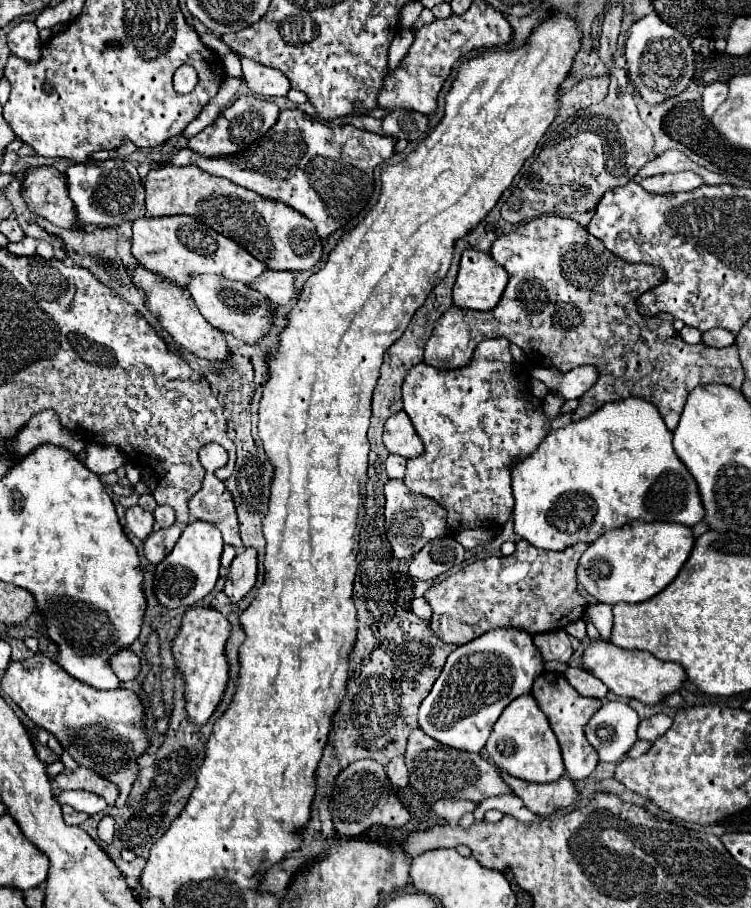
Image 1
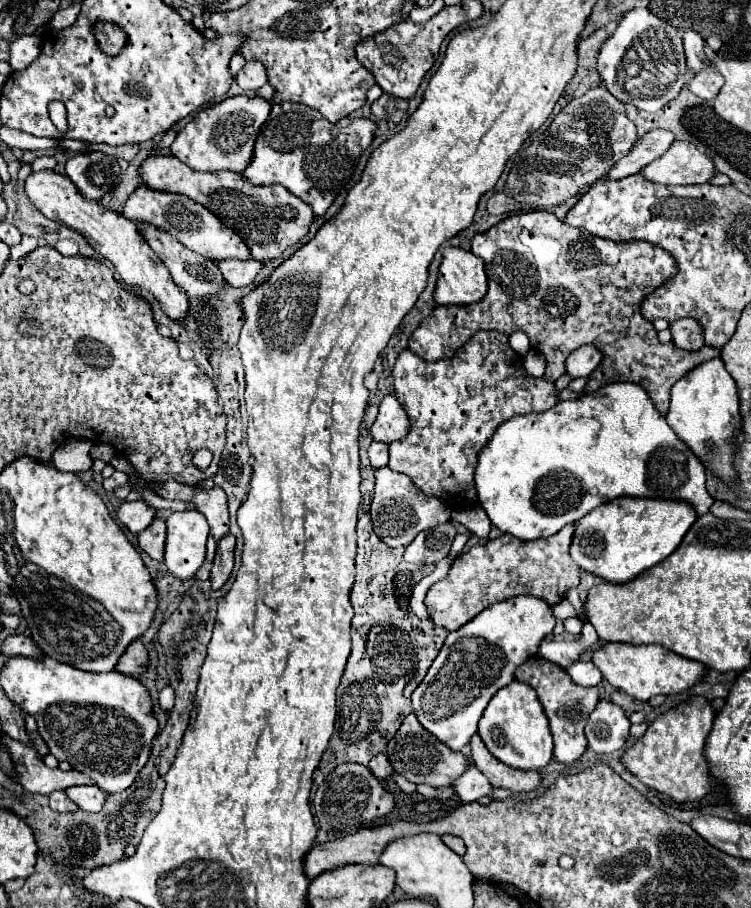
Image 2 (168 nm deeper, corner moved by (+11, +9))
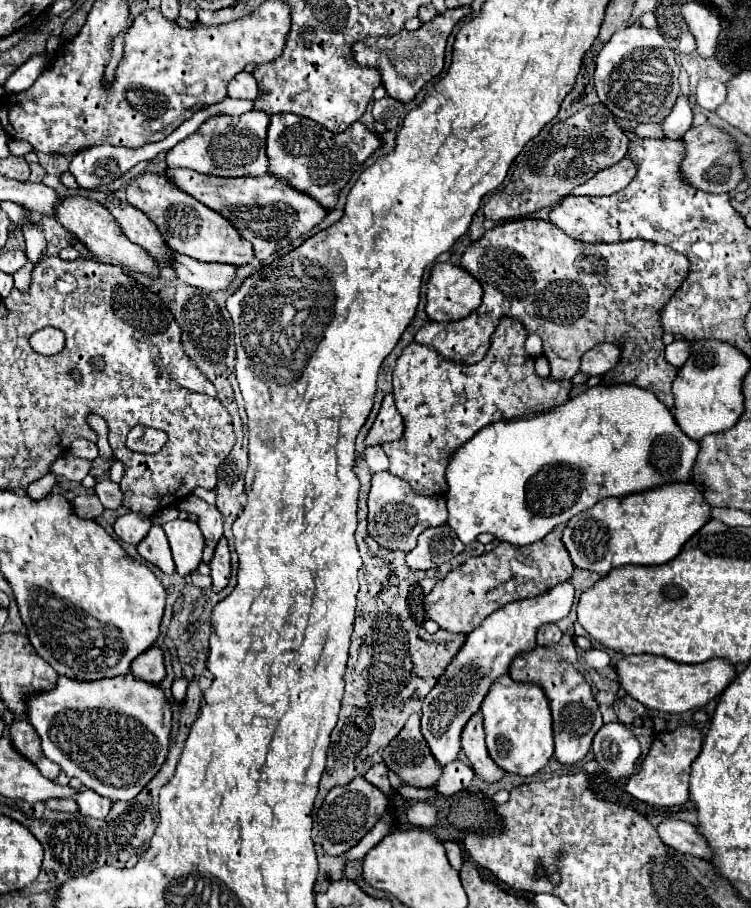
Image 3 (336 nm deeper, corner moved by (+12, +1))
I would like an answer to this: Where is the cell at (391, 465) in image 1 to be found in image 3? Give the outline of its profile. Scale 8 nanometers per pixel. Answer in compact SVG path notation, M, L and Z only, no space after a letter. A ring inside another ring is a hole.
M380 446L366 448L364 450L364 460L366 460L366 464L370 466L372 472L384 472L384 470L388 470L388 458L386 458L386 454L384 454L384 450Z

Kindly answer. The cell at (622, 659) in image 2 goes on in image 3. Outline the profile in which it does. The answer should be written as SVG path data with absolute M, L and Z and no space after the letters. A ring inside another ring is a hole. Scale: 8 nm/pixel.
M632 654L616 664L616 674L624 692L636 702L644 704L650 710L680 714L686 710L702 708L708 700L718 696L734 678L734 666L720 662L720 658L708 660L704 664L676 664L674 660L668 660L664 656Z

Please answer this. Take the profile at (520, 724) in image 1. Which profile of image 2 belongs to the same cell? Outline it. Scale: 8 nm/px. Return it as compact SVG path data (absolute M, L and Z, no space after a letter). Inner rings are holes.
M509 682L509 686L501 688L485 708L485 714L479 722L479 734L487 746L487 750L499 758L503 764L519 770L539 770L549 764L553 758L553 740L549 732L549 722L543 712L543 706L529 684Z

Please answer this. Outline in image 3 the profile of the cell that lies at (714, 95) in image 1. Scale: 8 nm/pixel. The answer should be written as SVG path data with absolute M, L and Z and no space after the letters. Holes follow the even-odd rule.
M704 78L696 86L696 104L700 104L706 110L716 110L726 98L726 86L718 80Z

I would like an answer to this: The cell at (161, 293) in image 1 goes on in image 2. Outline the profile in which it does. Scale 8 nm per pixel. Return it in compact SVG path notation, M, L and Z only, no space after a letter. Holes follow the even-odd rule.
M51 170L33 172L25 182L25 192L27 192L29 200L49 220L55 220L67 228L77 230L103 258L111 260L125 284L139 286L139 288L151 292L161 302L161 306L169 318L177 318L177 320L185 318L185 314L187 314L185 292L173 282L169 270L165 270L165 264L149 248L145 238L139 234L137 226L133 222L129 222L123 214L105 208L101 204L101 200L87 202L87 198L81 198L81 192L77 190L77 186L73 186L73 182L67 176L51 172Z

